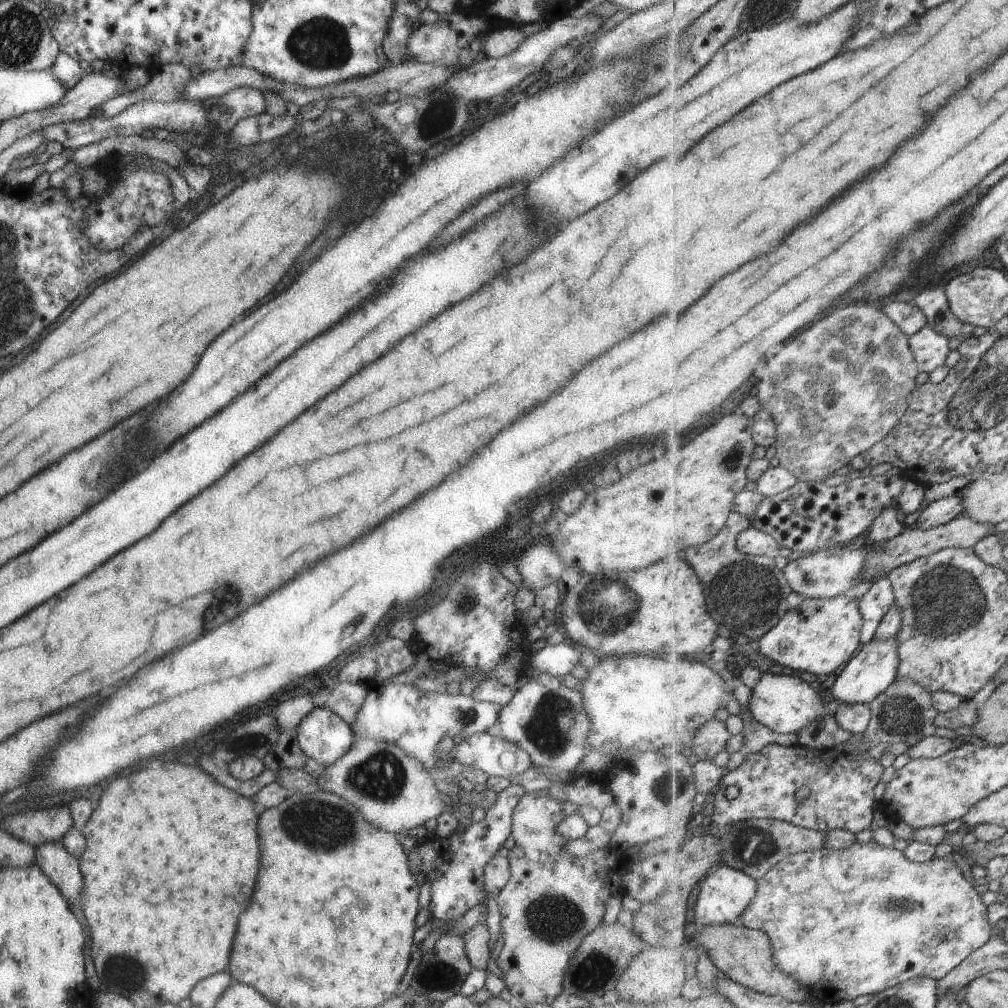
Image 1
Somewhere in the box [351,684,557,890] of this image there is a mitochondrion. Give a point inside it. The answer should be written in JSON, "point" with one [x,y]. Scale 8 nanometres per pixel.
{"point":[465,717]}

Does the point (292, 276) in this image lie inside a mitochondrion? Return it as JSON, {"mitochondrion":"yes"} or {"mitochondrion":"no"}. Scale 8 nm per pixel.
{"mitochondrion":"no"}

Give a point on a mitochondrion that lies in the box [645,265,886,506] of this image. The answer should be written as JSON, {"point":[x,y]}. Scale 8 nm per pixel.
{"point":[732,460]}

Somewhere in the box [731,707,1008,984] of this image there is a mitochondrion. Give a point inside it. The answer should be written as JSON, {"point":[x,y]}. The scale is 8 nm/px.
{"point":[891,909]}

